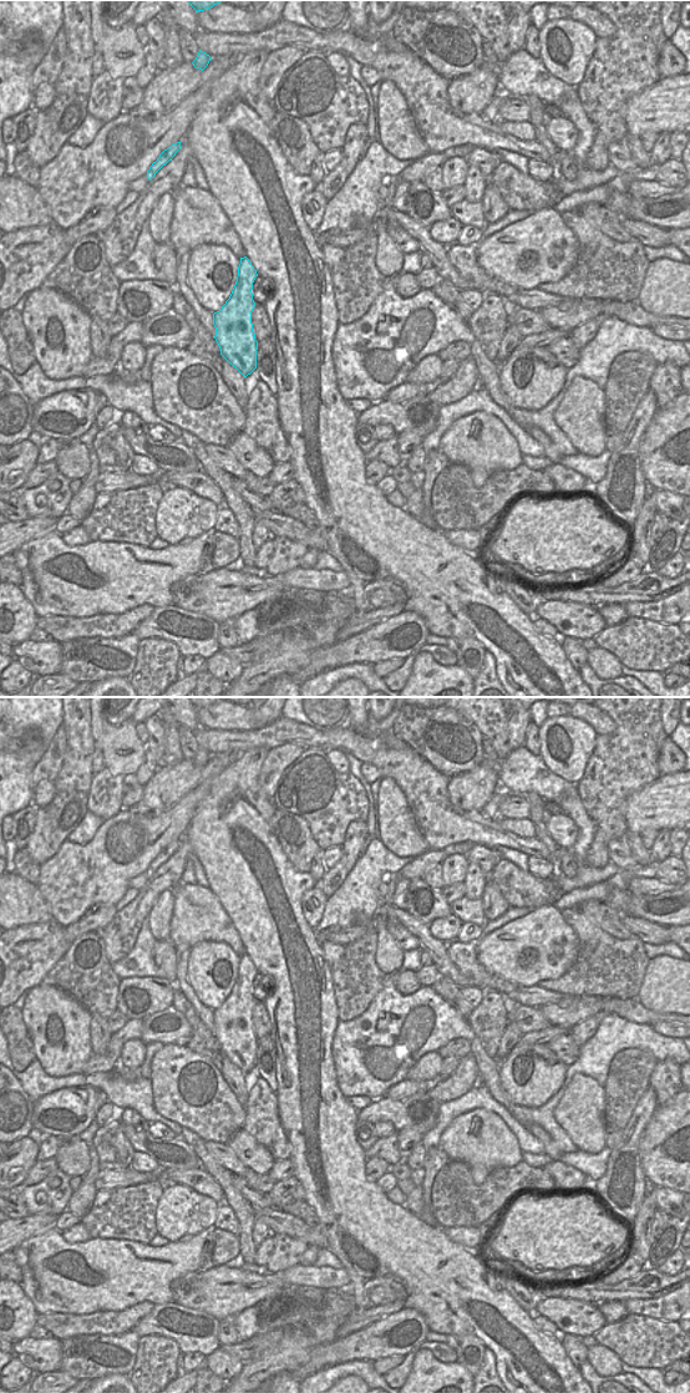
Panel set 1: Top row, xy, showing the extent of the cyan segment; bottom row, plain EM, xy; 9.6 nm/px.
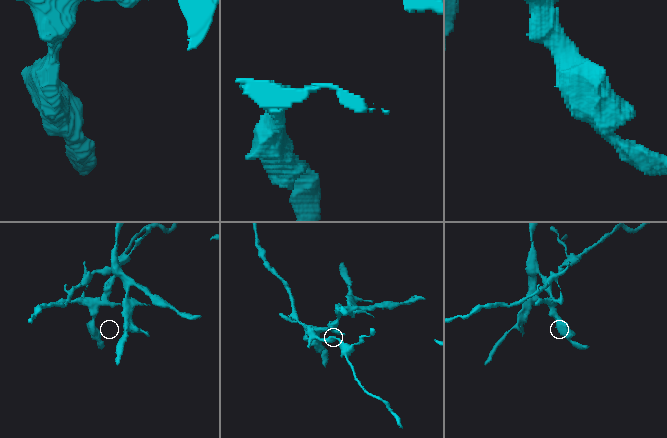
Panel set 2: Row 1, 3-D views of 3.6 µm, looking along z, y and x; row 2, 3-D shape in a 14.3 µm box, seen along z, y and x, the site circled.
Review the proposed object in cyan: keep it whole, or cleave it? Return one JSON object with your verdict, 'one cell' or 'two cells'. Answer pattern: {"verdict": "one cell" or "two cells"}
{"verdict": "two cells"}

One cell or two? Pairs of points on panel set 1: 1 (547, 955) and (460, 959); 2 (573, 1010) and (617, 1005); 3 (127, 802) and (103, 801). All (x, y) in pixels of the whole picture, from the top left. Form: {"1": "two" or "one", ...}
{"1": "two", "2": "two", "3": "two"}

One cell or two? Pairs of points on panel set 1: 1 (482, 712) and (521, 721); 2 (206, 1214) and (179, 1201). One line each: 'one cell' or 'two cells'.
1: two cells
2: one cell

